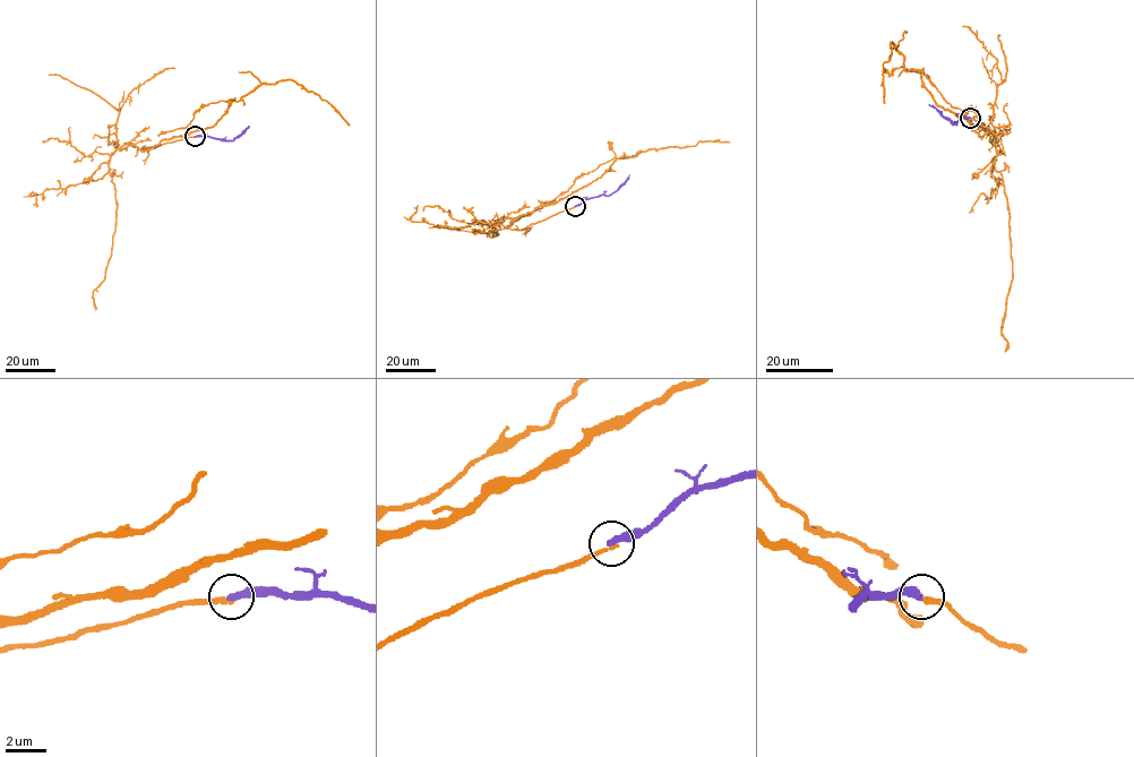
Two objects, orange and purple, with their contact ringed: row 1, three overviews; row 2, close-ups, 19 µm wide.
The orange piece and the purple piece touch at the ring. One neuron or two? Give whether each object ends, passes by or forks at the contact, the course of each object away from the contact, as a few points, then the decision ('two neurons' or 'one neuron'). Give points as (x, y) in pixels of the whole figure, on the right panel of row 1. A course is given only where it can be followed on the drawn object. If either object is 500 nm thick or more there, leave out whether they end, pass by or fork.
orange ends there; purple ends there; orange runs (970, 118), (1002, 135), (987, 128), (980, 137), (939, 106), (921, 71), (905, 70), (891, 42), (884, 103); purple runs (970, 118), (953, 123), (928, 104); two neurons

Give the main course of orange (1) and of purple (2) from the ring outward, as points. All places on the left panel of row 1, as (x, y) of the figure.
1: (195, 136), (121, 148), (147, 151), (211, 128), (230, 101), (280, 82), (315, 93), (349, 125)
2: (195, 136), (233, 140), (249, 126)

